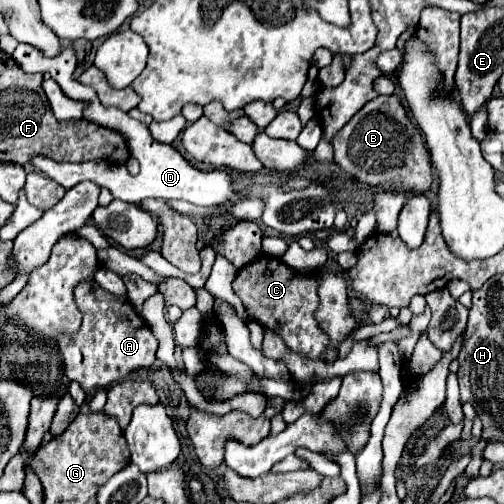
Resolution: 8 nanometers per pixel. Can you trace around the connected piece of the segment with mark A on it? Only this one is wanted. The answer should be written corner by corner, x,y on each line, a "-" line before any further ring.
90,280
76,286
76,306
82,312
80,330
70,338
58,338
64,356
64,370
70,380
76,380
86,392
90,392
94,388
108,388
132,370
152,366
158,340
126,298
116,298

